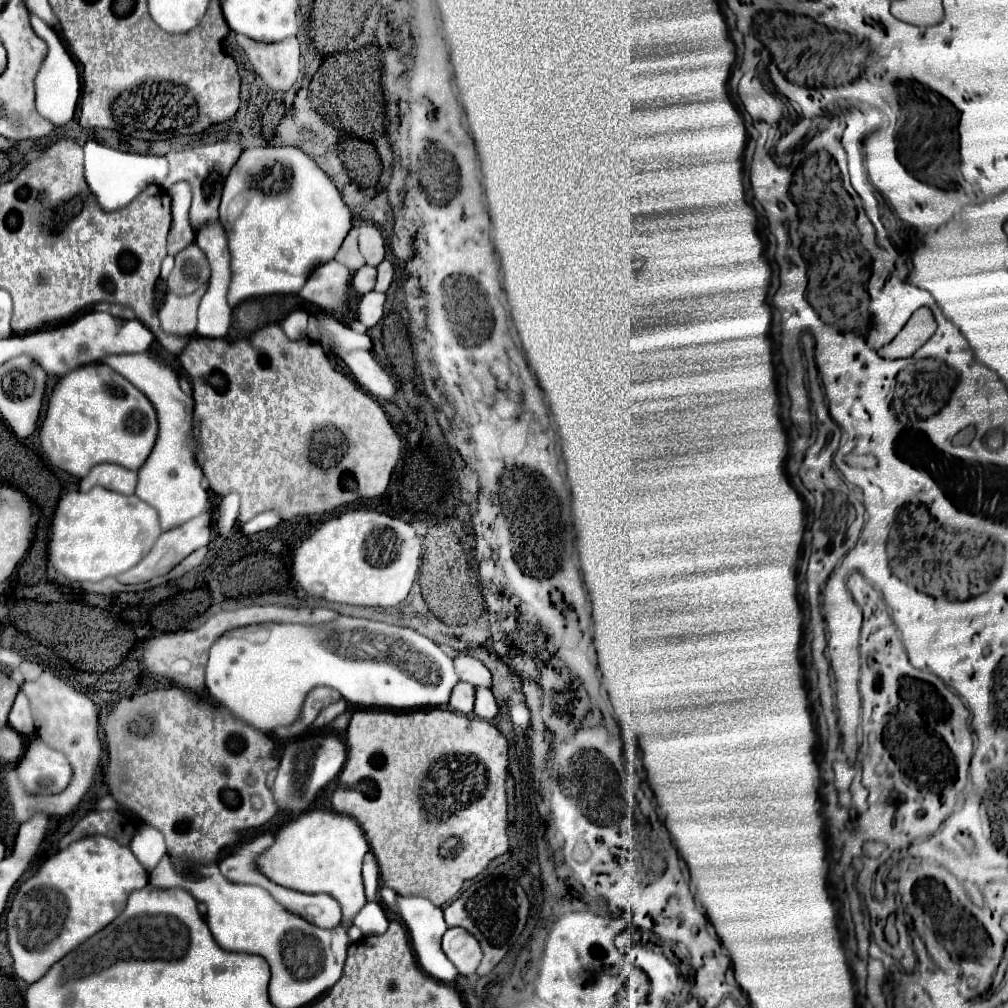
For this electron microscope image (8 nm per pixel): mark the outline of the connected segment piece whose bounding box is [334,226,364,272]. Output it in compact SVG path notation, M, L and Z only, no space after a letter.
M356 226L348 232L348 236L344 238L344 244L340 246L340 250L338 250L338 254L334 258L340 264L344 264L350 272L356 272L358 268L364 266L364 258L362 258L360 250L358 250L358 228Z

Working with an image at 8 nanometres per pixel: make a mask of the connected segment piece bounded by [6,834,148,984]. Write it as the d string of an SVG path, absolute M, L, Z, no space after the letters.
M84 836L68 848L58 850L38 866L32 878L18 886L6 914L8 950L14 960L14 972L28 984L40 980L76 944L82 944L88 936L104 928L104 924L110 924L124 910L128 892L146 884L148 872L132 850L108 836Z

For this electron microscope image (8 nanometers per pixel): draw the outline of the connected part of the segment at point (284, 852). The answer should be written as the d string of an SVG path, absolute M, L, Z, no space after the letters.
M308 810L276 834L276 844L268 848L264 856L260 856L260 868L264 868L264 874L268 874L270 880L276 880L276 884L284 884L286 888L308 894L324 892L334 896L340 900L342 912L346 914L342 924L350 926L354 916L366 904L360 874L366 852L368 842L360 826L350 816L330 810Z

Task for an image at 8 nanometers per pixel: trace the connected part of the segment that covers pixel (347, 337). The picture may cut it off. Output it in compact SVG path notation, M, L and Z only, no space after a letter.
M318 316L318 320L322 324L320 342L324 346L328 346L330 350L334 350L334 348L340 348L344 352L350 352L350 350L356 350L356 348L372 350L372 340L366 334L358 334L358 332L350 330L348 326L344 326L338 320L328 318L328 316Z

